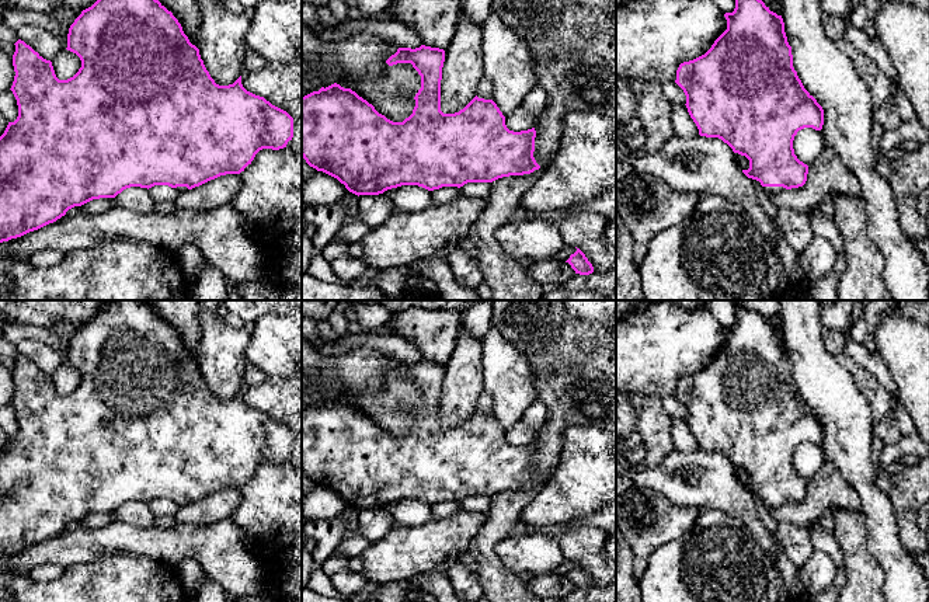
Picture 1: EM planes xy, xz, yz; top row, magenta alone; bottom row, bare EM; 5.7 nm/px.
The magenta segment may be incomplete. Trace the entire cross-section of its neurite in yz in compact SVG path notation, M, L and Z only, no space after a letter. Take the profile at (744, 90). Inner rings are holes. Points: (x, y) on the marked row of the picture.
M735 0L733 13L724 14L727 29L702 56L683 62L676 70L675 83L686 95L686 108L699 129L700 136L719 138L734 153L749 160L749 168L742 173L761 182L766 194L803 187L808 166L797 159L793 140L798 131L813 128L821 131L824 109L804 88L793 67L791 46L787 42L782 15L770 11L762 0Z

